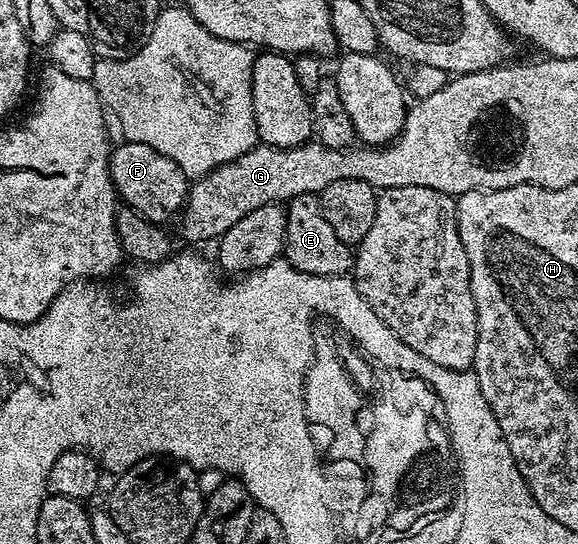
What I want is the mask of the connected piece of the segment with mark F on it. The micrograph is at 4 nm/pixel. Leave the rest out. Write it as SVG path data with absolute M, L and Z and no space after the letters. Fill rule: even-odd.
M120 142L120 145L111 149L108 157L110 178L116 187L119 199L127 207L133 208L142 218L151 224L167 225L167 220L177 215L188 201L190 177L185 172L173 171L174 165L166 154L146 146L142 142Z

